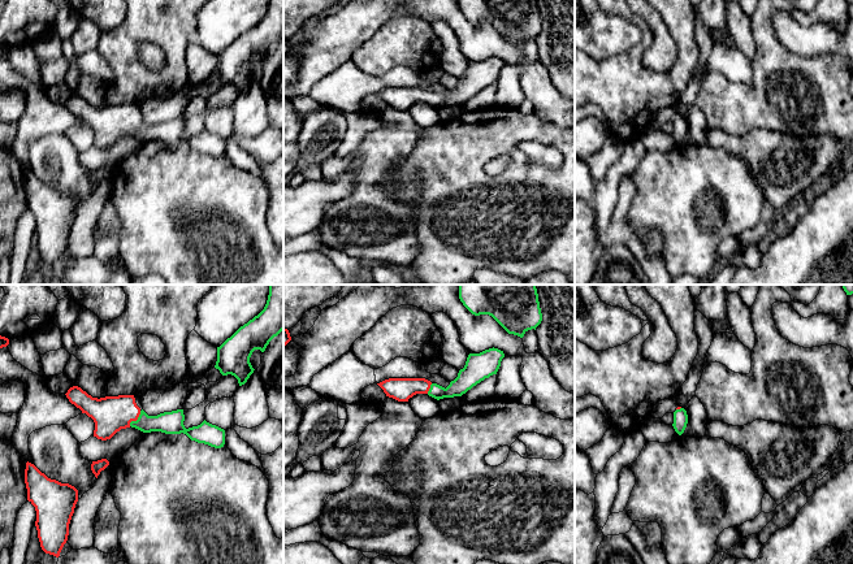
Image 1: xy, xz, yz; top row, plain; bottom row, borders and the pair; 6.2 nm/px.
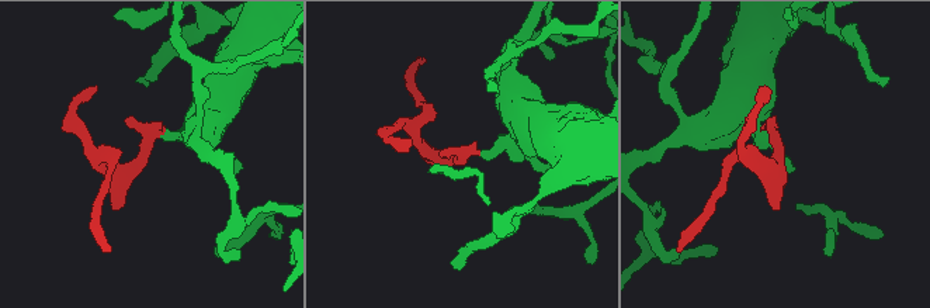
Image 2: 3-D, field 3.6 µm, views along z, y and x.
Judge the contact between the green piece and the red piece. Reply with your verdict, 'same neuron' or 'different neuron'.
same neuron

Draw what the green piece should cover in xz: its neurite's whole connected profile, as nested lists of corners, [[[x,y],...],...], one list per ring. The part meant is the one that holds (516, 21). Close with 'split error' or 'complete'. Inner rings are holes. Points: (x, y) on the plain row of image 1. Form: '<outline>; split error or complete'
[[[459,0],[459,8],[472,23],[489,23],[520,47],[542,30],[537,0]]]; complete

